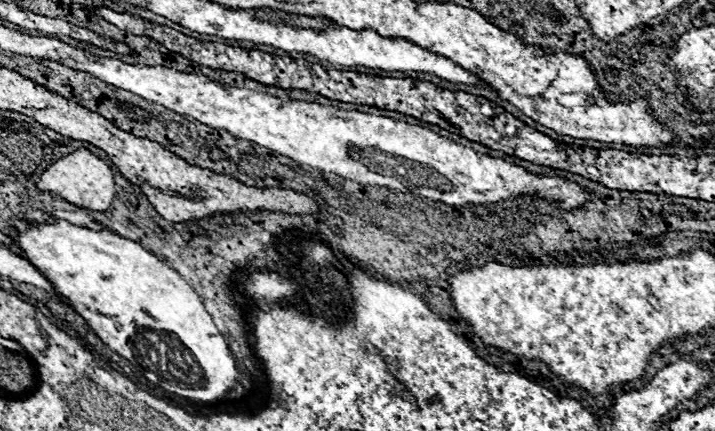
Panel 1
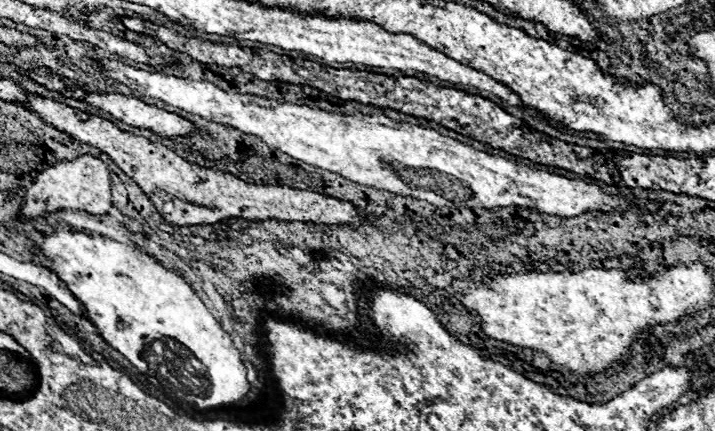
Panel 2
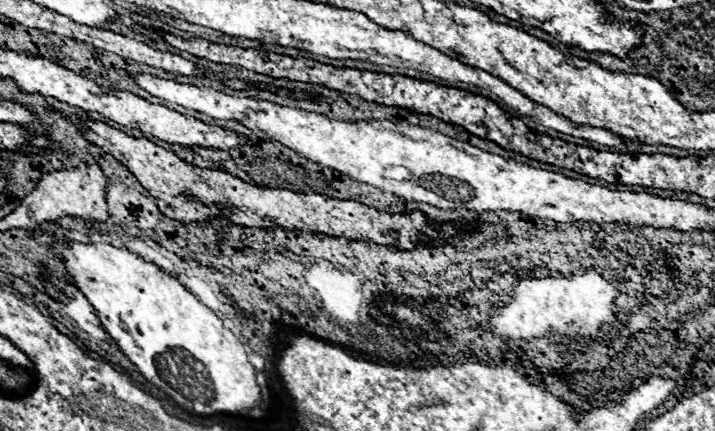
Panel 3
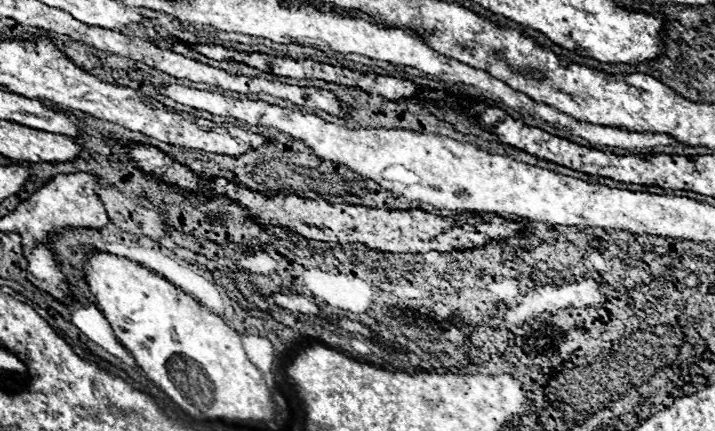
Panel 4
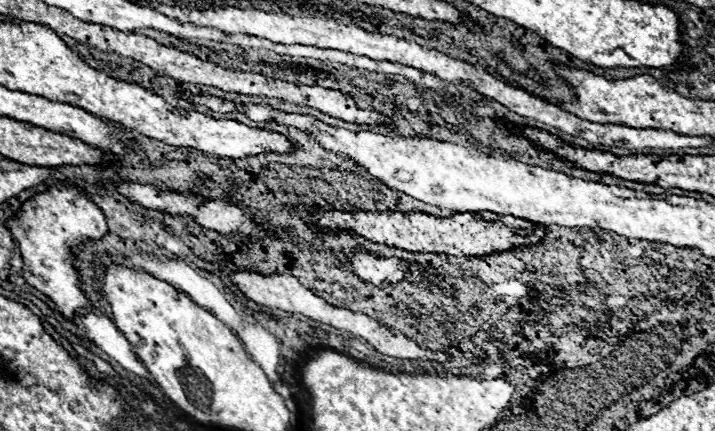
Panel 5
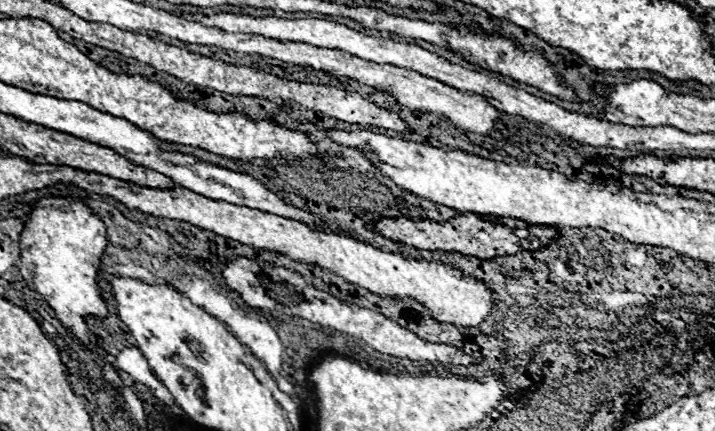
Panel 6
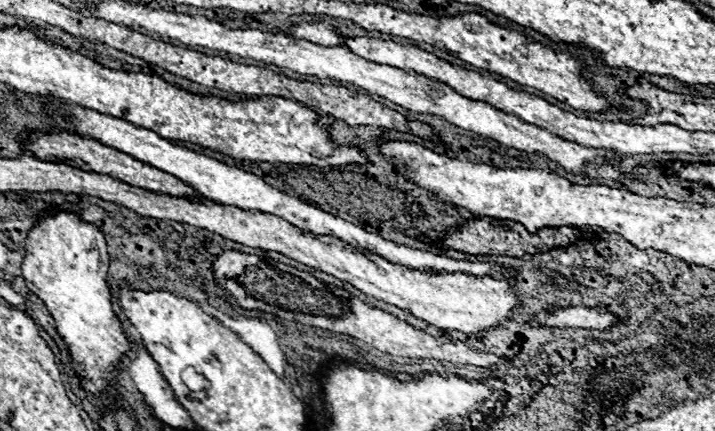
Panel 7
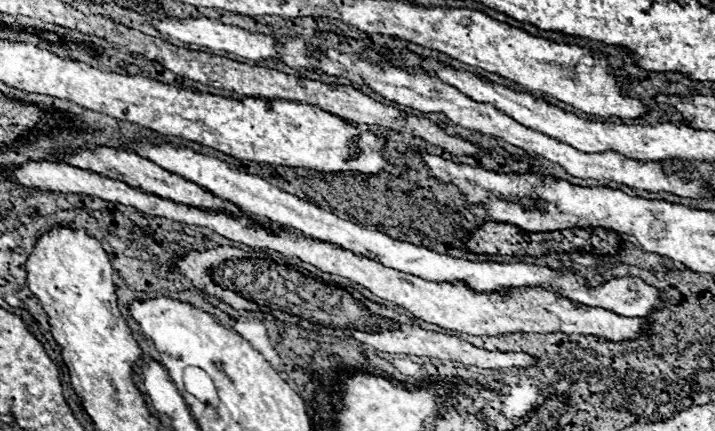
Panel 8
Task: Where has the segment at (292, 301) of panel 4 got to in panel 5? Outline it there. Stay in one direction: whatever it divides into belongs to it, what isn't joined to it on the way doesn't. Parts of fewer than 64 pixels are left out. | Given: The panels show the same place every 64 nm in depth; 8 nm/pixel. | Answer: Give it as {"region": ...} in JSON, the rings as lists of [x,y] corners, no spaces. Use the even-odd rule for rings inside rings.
{"region":[[[238,272],[238,274],[232,274],[230,278],[238,288],[242,286],[242,292],[250,300],[254,300],[258,304],[264,304],[264,306],[270,306],[270,308],[280,308],[280,310],[286,310],[286,312],[292,312],[292,314],[304,314],[312,320],[330,324],[330,326],[334,326],[338,330],[344,330],[344,332],[350,332],[354,336],[358,336],[358,328],[362,328],[366,324],[364,318],[368,318],[364,314],[356,314],[352,310],[340,310],[340,308],[334,308],[334,306],[326,304],[322,298],[308,292],[308,288],[304,288],[294,276],[260,276],[256,272]]]}

